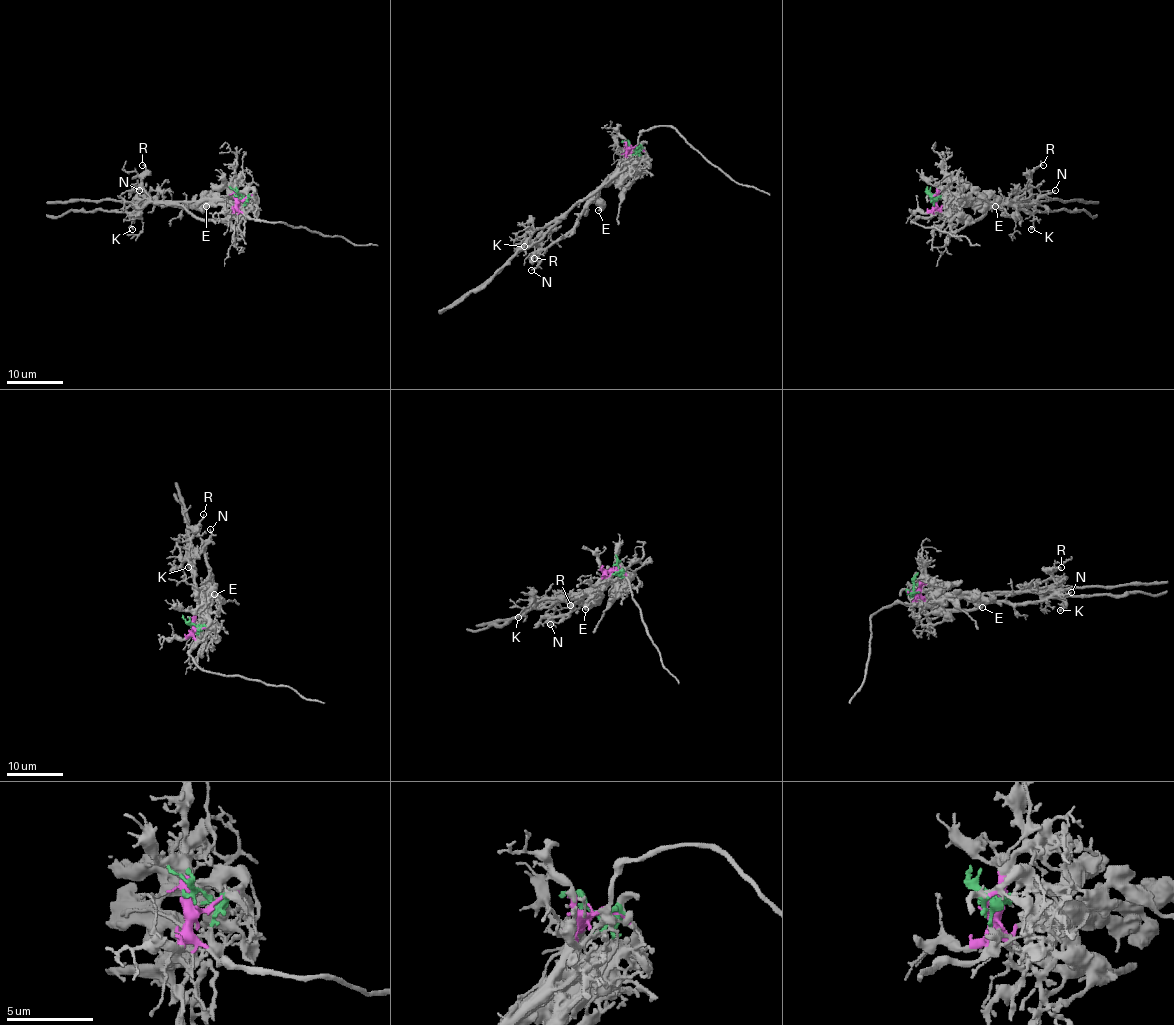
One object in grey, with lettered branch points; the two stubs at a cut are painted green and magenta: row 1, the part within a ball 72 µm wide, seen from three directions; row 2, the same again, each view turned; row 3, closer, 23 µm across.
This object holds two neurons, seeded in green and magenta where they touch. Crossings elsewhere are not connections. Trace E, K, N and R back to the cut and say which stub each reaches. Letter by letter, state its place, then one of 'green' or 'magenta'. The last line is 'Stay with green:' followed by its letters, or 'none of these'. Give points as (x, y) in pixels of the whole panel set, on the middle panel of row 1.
E: at (598, 210); green
K: at (524, 246); magenta
N: at (531, 270); green
R: at (534, 258); magenta
Stay with green: E, N

